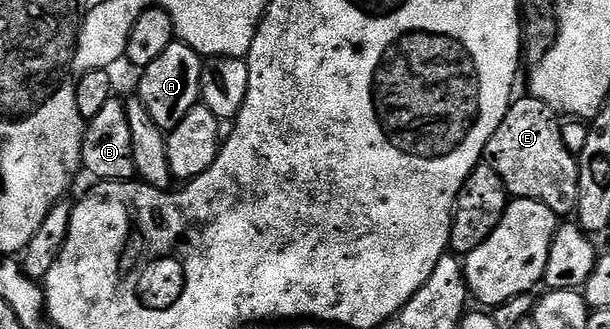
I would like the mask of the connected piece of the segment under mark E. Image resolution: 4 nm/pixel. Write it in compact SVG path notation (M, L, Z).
M518 97L511 102L500 129L496 129L496 133L492 133L488 141L484 156L485 162L492 169L496 169L500 181L504 181L507 196L514 199L540 201L540 205L548 205L548 209L552 209L554 215L569 216L566 214L569 211L571 214L578 203L578 160L575 152L566 148L562 140L559 112L552 110L544 101L533 97L525 98Z

